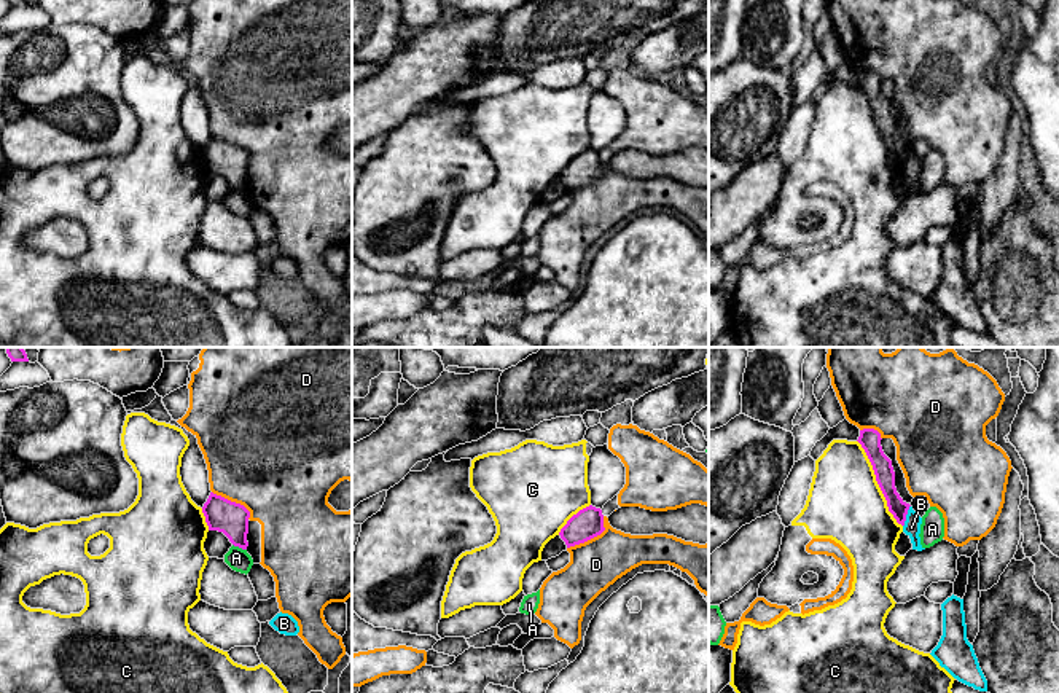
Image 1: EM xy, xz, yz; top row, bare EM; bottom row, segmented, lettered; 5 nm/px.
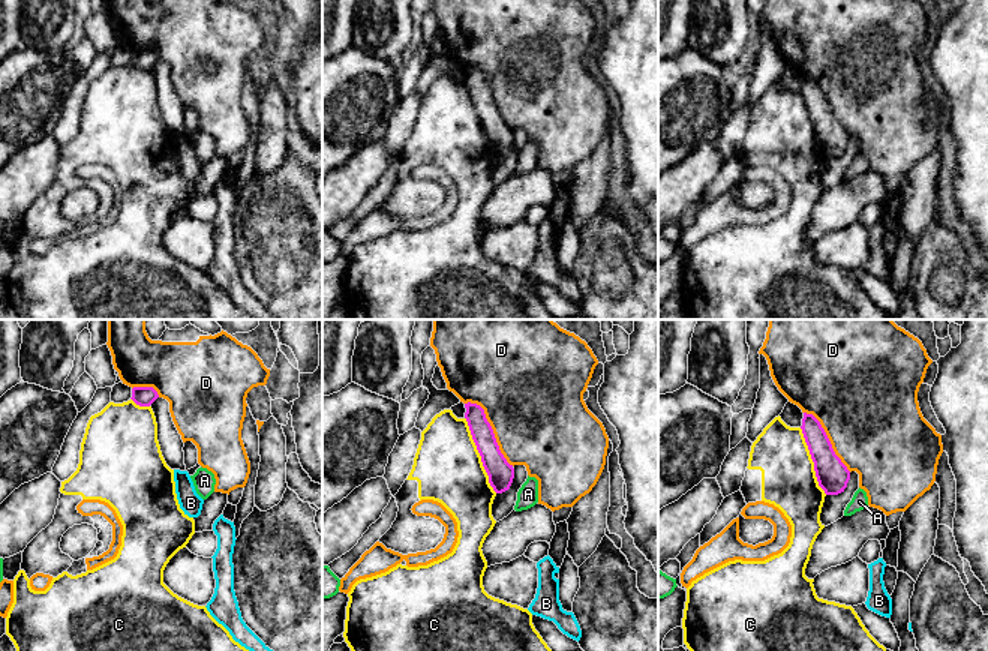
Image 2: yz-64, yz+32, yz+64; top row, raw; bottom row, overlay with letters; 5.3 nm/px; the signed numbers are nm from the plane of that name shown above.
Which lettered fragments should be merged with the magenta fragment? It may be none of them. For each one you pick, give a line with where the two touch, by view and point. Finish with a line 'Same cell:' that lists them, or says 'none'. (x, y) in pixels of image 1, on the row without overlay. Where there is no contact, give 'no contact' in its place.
Same cell: none

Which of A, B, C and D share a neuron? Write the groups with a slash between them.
A / B / C / D

